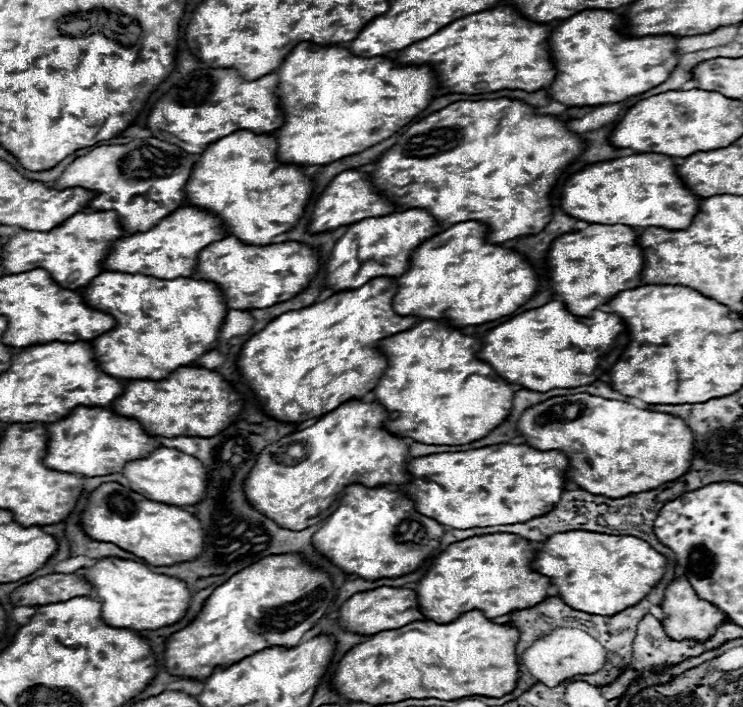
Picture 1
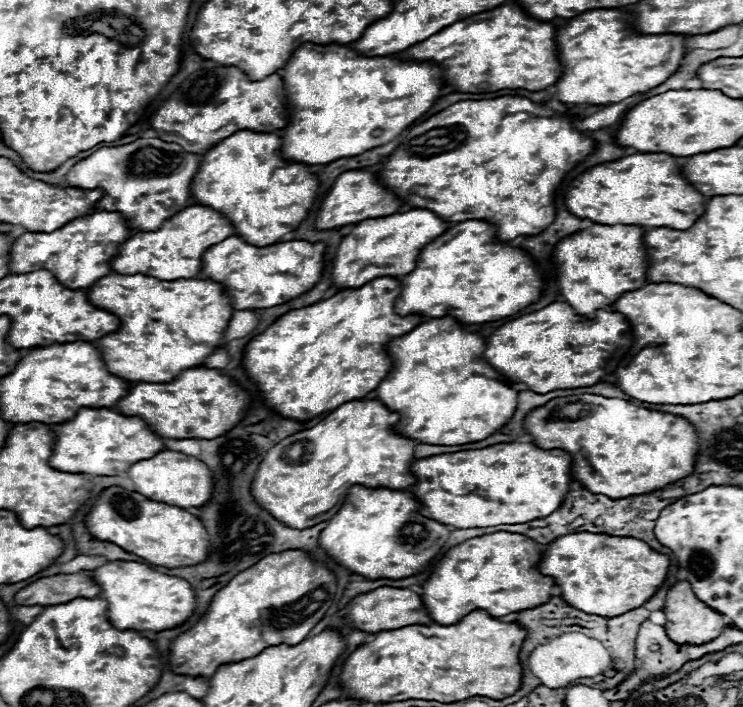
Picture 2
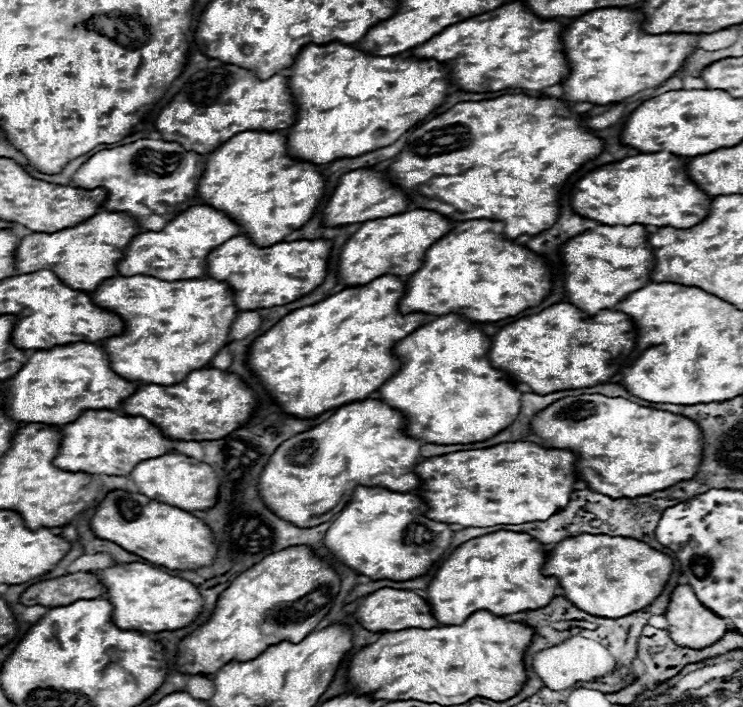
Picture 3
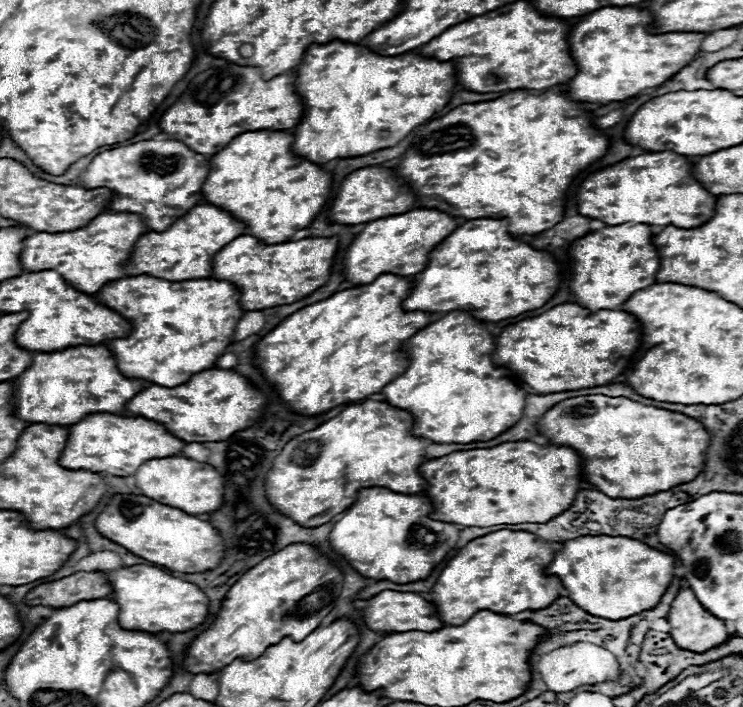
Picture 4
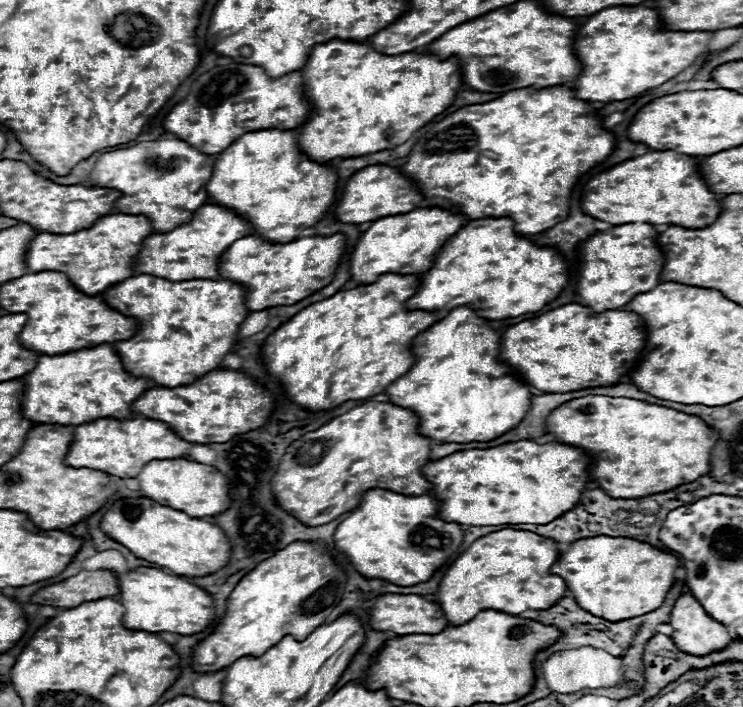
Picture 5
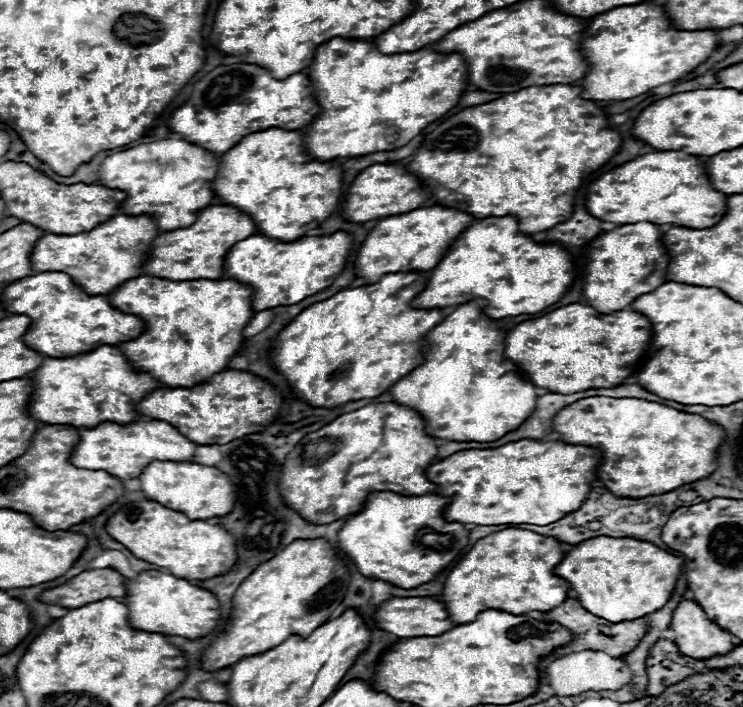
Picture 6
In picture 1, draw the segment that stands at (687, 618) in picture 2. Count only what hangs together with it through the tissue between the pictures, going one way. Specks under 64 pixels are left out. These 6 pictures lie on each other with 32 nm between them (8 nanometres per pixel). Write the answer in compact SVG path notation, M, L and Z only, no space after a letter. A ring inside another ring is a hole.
M674 578L674 582L666 588L664 602L662 602L662 610L666 614L664 630L674 640L690 638L690 640L698 640L700 642L700 640L712 638L716 634L718 626L722 626L722 622L726 620L726 614L722 614L716 606L712 606L706 600L700 600L696 596L694 588L690 586L690 582L686 578Z

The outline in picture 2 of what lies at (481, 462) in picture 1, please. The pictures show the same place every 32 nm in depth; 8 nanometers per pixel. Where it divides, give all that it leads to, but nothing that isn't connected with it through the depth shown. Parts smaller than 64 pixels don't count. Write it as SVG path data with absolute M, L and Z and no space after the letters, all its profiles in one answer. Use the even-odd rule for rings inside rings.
M504 442L480 450L462 450L420 458L412 464L416 486L410 492L422 502L422 514L436 522L456 528L488 528L498 524L522 524L534 518L550 516L556 506L562 506L570 492L572 458L564 450L542 450L528 442Z

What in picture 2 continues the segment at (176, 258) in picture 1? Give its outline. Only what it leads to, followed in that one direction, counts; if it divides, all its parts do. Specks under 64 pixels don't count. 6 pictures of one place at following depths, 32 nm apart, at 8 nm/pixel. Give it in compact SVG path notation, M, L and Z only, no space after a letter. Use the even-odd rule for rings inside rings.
M190 206L166 220L160 230L136 232L126 244L122 244L118 258L112 262L112 268L118 274L144 274L160 280L196 278L202 272L204 252L230 236L234 236L234 230L226 226L226 218L222 218L222 214L206 210L206 206Z

